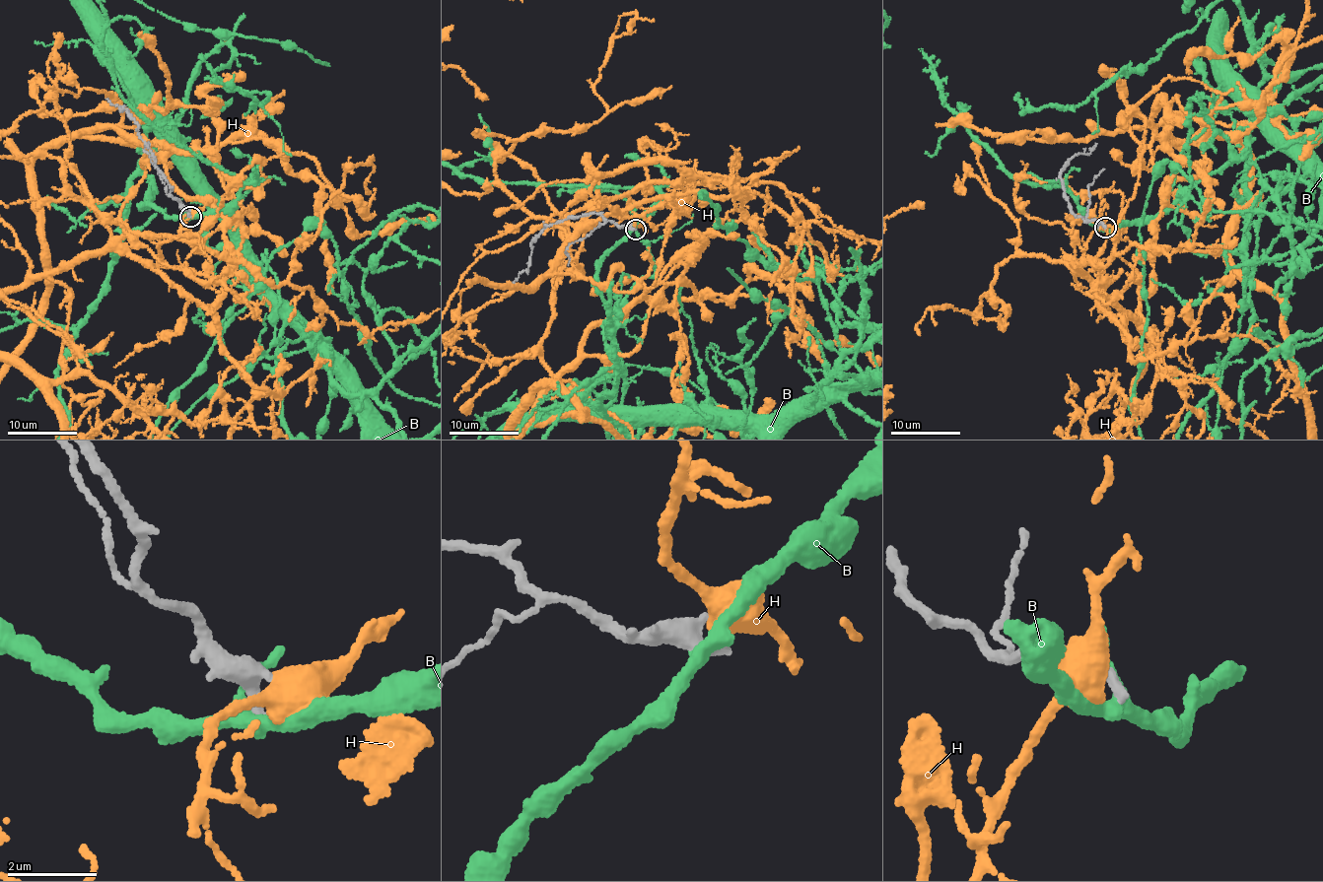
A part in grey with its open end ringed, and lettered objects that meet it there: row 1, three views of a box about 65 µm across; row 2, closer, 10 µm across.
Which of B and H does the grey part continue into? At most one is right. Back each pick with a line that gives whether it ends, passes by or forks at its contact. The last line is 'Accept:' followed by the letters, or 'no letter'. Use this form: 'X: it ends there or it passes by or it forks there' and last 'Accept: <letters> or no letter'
Accept: no letter

